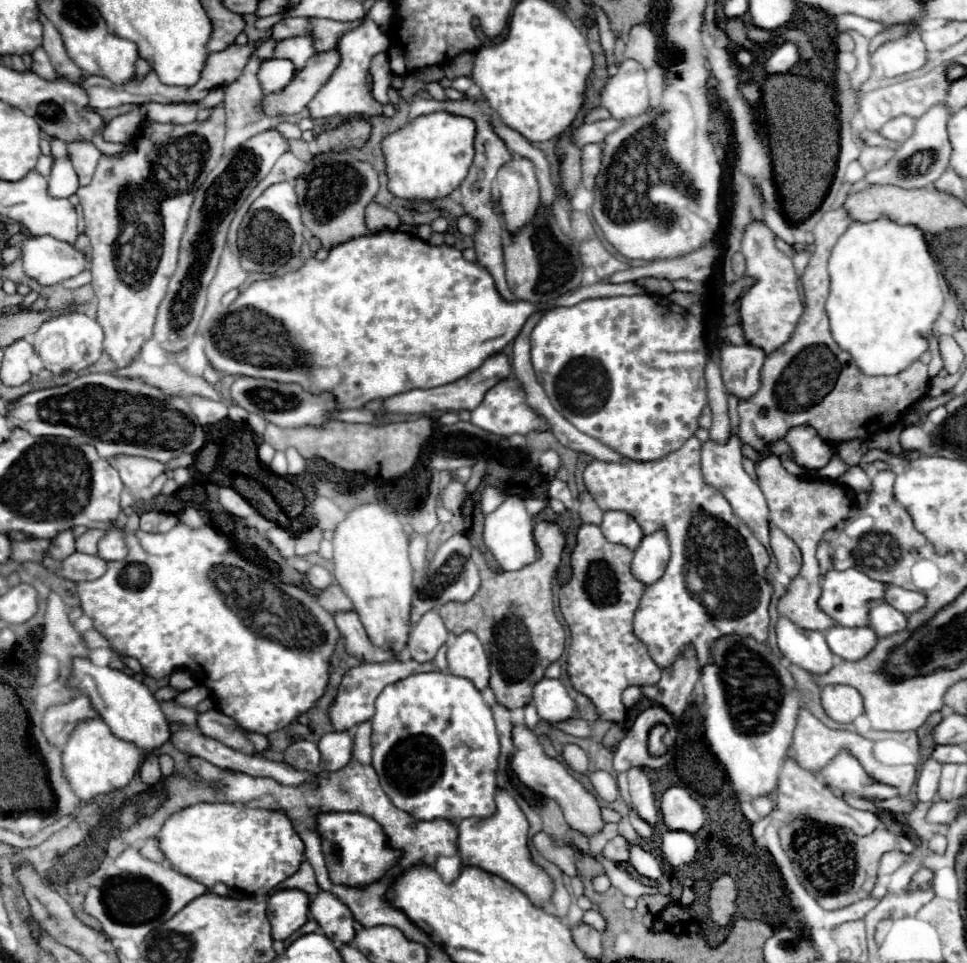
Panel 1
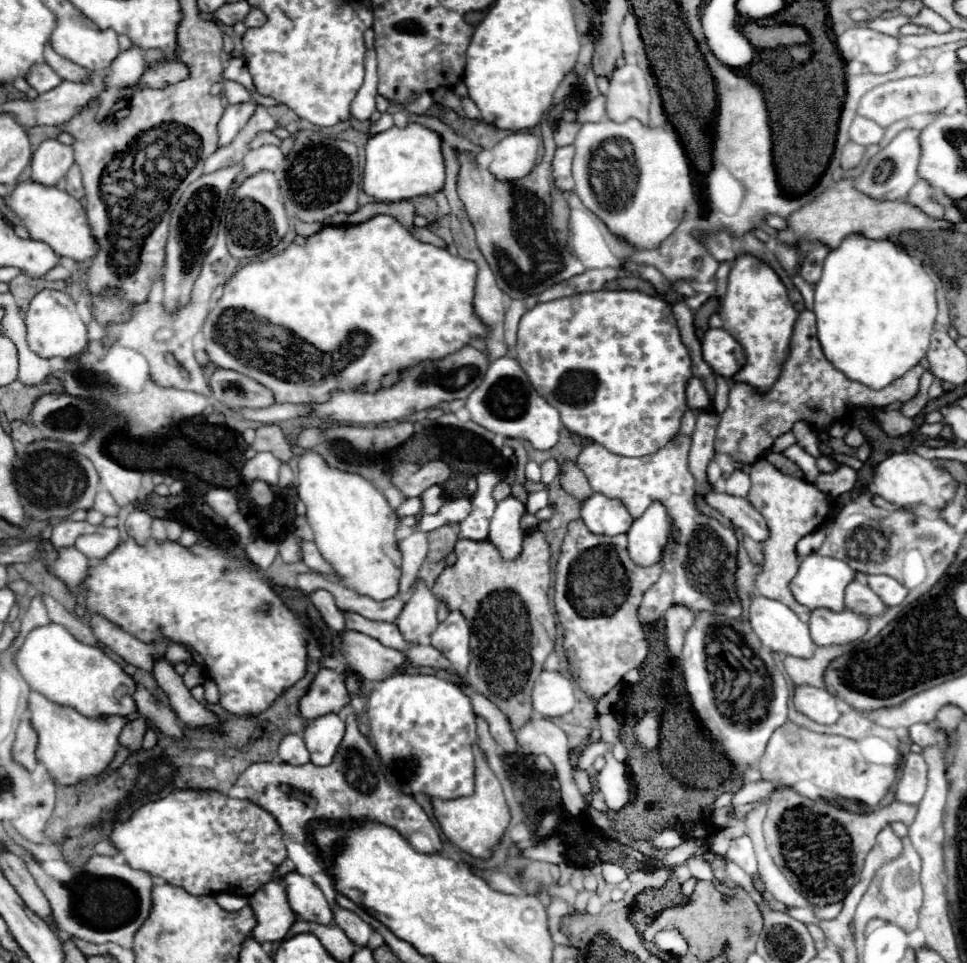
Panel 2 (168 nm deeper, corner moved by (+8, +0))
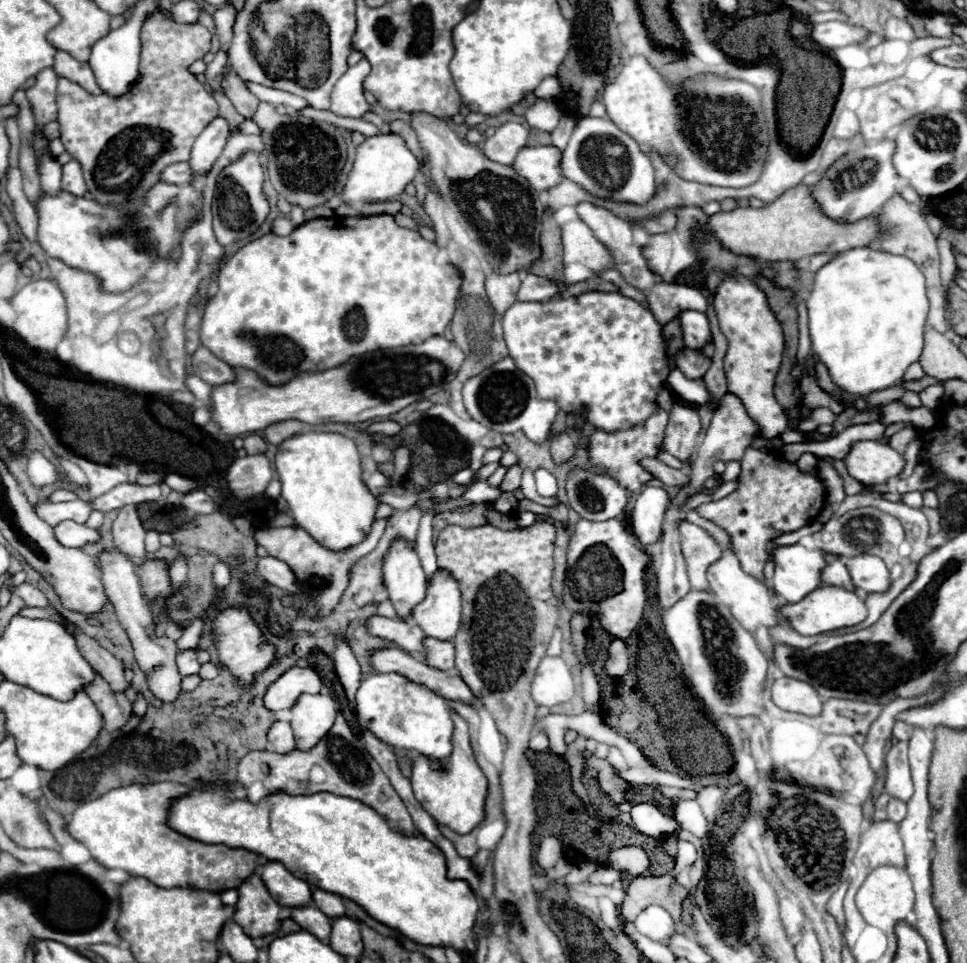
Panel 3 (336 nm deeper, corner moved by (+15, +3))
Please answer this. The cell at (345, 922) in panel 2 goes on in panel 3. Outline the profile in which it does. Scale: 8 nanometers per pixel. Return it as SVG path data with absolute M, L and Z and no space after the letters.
M314 889L312 899L314 899L314 905L316 905L324 915L328 915L330 919L338 919L338 917L344 917L344 915L346 915L340 895L328 893L328 891L324 891L324 889Z

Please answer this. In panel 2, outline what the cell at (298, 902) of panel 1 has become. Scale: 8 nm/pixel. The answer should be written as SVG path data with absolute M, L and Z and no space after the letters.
M277 880L267 882L267 886L261 886L249 896L249 906L257 918L257 926L251 932L257 942L283 940L295 922L295 912L287 902L285 886Z

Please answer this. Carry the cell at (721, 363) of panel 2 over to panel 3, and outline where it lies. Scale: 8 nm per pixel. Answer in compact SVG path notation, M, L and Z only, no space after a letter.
M684 311L680 313L682 321L682 333L684 333L684 343L688 349L700 351L704 345L712 343L712 333L710 325L704 313L698 311Z

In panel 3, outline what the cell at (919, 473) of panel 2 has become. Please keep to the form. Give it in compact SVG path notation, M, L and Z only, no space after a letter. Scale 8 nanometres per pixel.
M882 441L856 443L844 459L848 473L864 485L884 485L896 479L904 467L904 457Z

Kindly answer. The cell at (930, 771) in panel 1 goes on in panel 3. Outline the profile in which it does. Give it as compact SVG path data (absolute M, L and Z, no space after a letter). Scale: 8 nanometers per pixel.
M898 741L886 755L886 765L888 765L888 777L884 791L900 801L908 801L914 793L912 785L912 775L910 775L910 763L908 763L908 743Z

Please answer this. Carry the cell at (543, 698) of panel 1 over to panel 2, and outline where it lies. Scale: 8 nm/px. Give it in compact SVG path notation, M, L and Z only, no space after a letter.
M543 670L533 688L533 708L545 718L555 718L575 708L573 680L561 672Z

